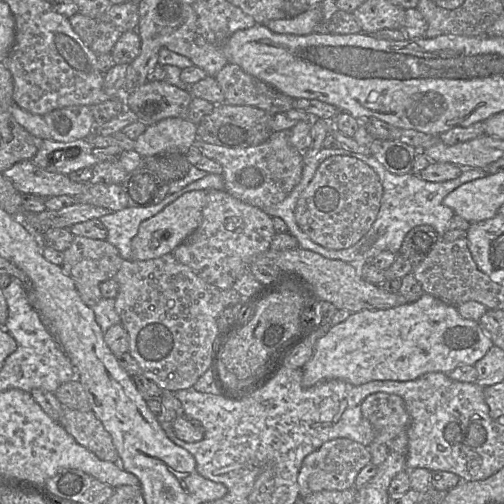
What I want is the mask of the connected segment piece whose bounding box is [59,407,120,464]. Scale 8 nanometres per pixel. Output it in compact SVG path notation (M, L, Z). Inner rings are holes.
M64 407L59 423L80 445L99 459L120 464L111 435L92 410L81 412Z

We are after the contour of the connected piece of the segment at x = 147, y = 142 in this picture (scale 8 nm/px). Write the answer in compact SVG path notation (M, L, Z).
M170 117L147 126L145 132L134 140L133 150L141 157L185 154L196 139L196 124L188 119Z

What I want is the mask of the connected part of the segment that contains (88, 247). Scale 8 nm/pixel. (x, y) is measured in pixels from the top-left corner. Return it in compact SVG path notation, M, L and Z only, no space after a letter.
M83 236L74 237L63 255L63 271L73 280L82 301L90 308L102 299L100 285L114 278L124 261L118 249L107 240L94 240Z

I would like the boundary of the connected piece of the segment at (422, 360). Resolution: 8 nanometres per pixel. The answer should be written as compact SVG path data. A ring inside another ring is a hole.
M424 293L417 301L384 310L361 310L330 327L318 340L312 358L302 367L302 385L309 388L323 380L338 379L353 385L375 380L409 381L429 372L449 374L460 365L475 365L493 346L480 323L463 318L457 306Z

